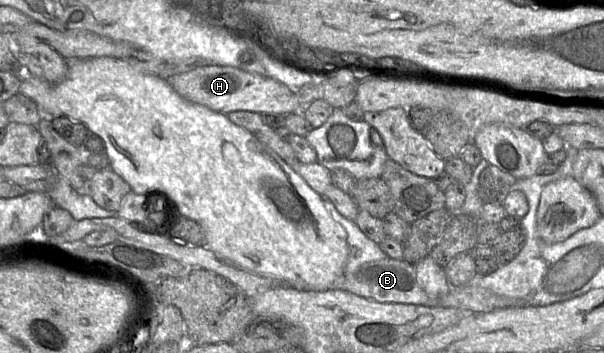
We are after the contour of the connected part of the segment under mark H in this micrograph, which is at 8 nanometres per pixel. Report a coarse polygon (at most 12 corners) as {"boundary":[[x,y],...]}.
{"boundary":[[203,66],[172,77],[184,99],[226,115],[302,112],[273,78]]}

